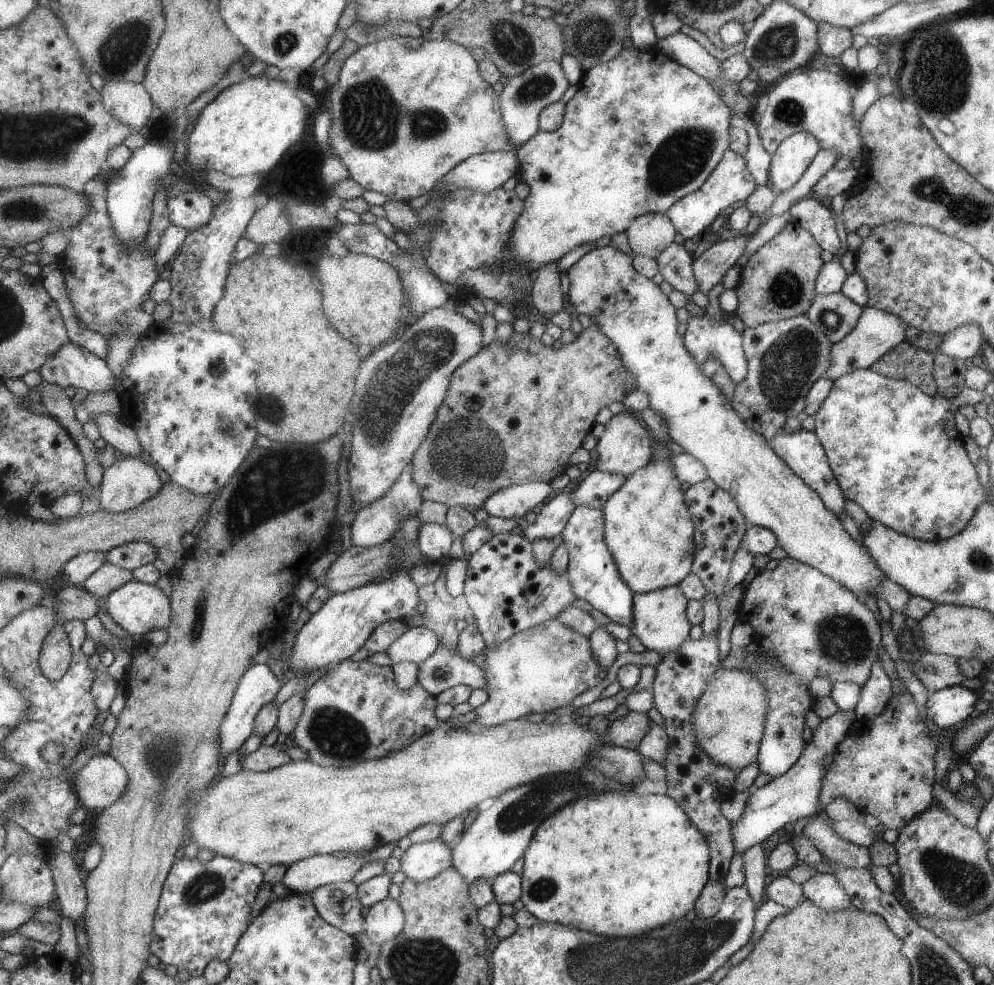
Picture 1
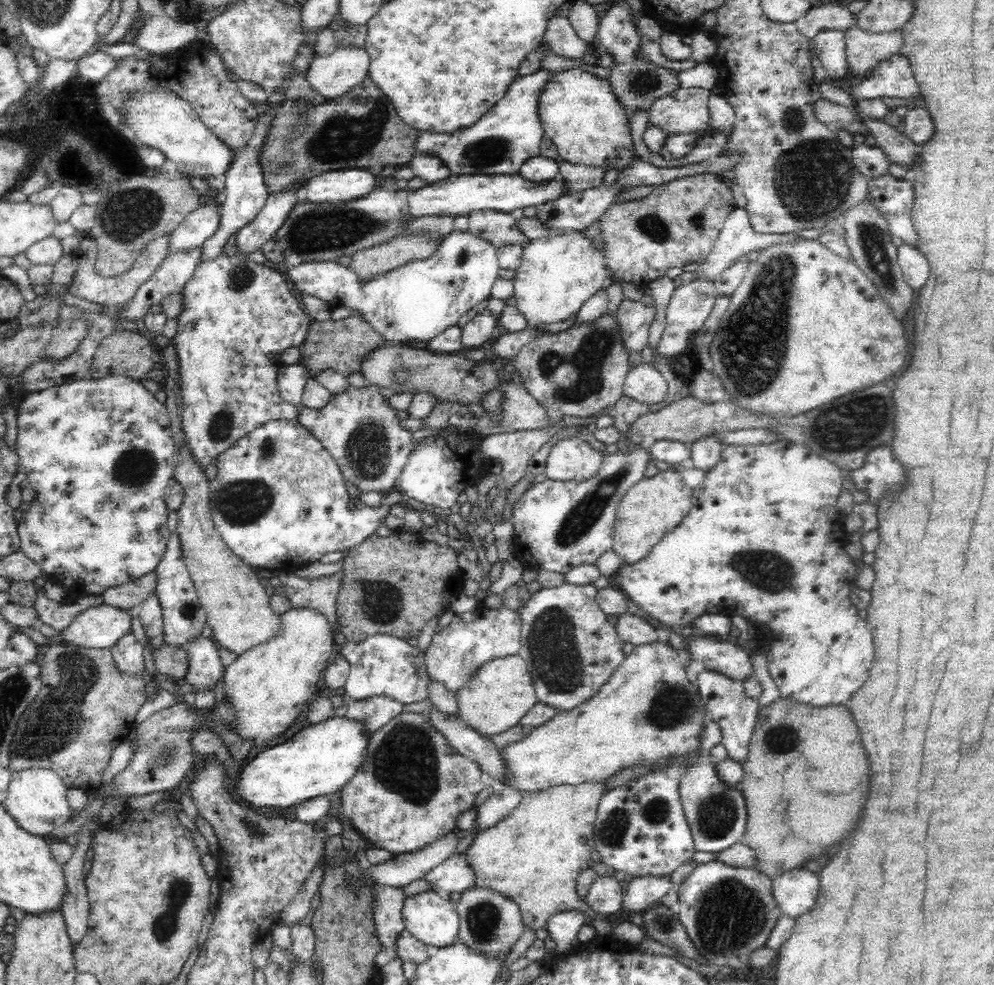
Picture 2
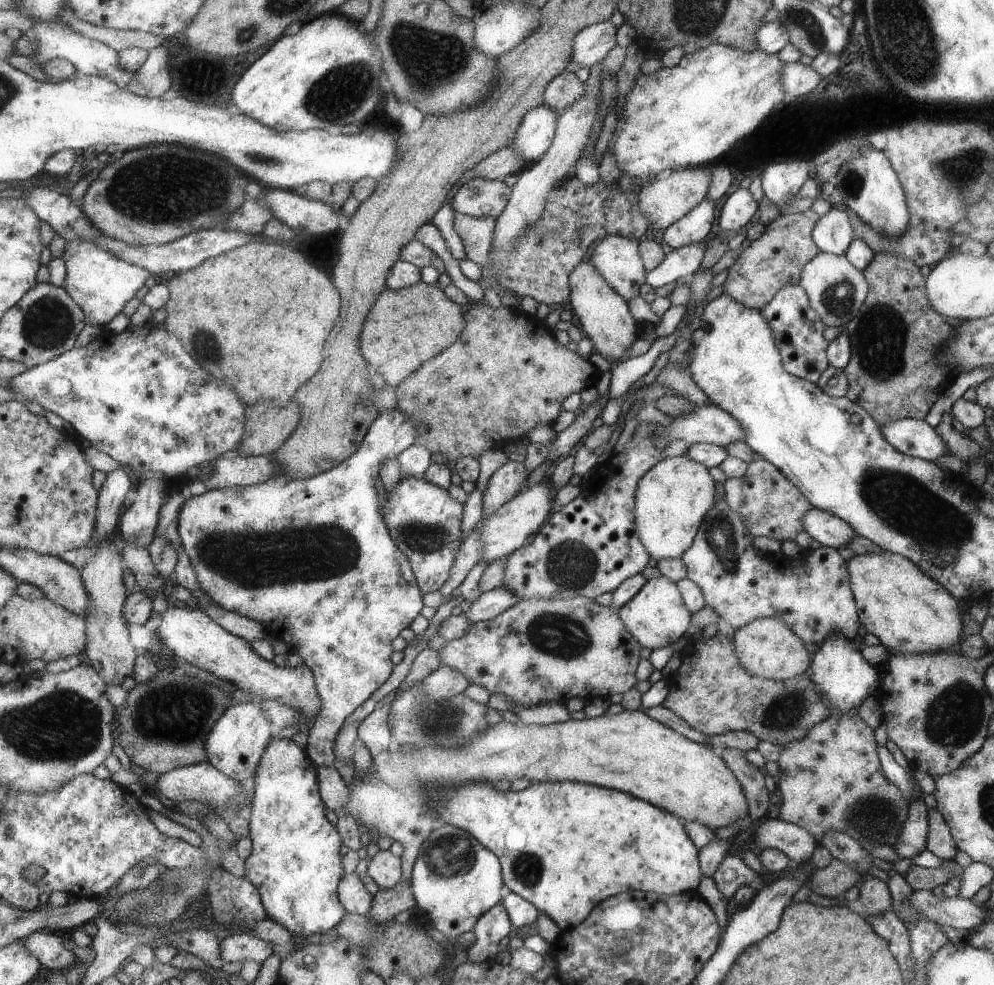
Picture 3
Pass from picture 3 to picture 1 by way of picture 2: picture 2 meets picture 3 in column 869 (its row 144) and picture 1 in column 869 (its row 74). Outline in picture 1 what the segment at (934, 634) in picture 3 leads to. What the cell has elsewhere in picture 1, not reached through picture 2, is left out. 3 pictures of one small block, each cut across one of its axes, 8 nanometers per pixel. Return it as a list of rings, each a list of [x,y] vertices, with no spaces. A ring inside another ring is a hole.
[[[609,244],[605,248],[593,248],[583,254],[581,260],[569,270],[569,282],[569,300],[577,308],[577,314],[587,314],[591,322],[615,344],[623,364],[637,378],[637,390],[647,392],[649,408],[659,412],[665,420],[671,442],[679,444],[685,454],[691,454],[705,464],[707,478],[711,478],[719,488],[723,488],[737,500],[747,524],[771,530],[777,538],[777,546],[785,550],[787,558],[819,570],[821,574],[851,590],[855,596],[869,596],[873,592],[879,594],[877,588],[887,578],[887,574],[877,566],[867,548],[857,544],[843,530],[837,514],[833,514],[825,506],[821,496],[777,456],[767,440],[733,410],[723,392],[707,376],[701,374],[695,360],[691,360],[691,356],[683,348],[683,336],[675,332],[679,330],[679,324],[675,322],[675,308],[667,302],[657,284],[641,276],[635,266],[631,266],[631,258]]]

